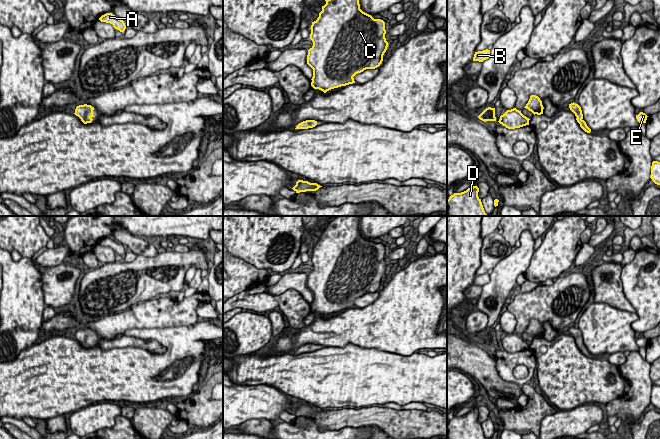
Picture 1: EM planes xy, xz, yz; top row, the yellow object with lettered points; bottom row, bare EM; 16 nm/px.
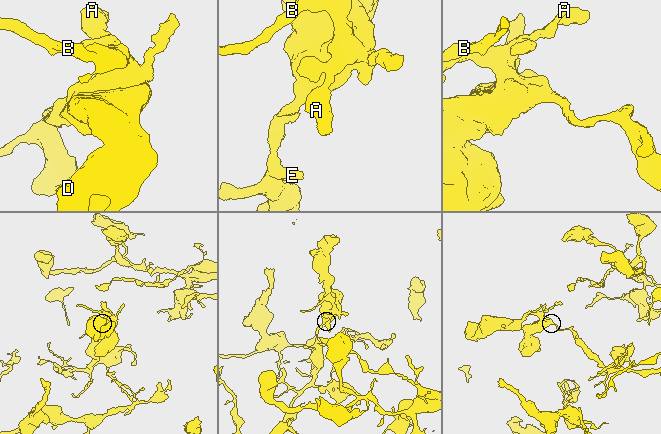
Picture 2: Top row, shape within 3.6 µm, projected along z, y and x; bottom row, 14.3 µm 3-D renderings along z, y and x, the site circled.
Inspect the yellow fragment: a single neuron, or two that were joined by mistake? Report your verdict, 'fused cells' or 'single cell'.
single cell

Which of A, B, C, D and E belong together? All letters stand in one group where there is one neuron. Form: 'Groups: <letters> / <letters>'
Groups: A B C D E

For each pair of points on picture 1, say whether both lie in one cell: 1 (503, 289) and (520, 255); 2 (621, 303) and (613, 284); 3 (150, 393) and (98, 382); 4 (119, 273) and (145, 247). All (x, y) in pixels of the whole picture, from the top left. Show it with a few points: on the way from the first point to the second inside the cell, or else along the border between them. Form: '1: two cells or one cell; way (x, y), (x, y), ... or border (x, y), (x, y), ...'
1: one cell; way (503, 281), (504, 274), (515, 263)
2: one cell; way (616, 298), (613, 295), (613, 289)
3: one cell; way (137, 382), (111, 382)
4: two cells; border (161, 250), (154, 256), (137, 255)

